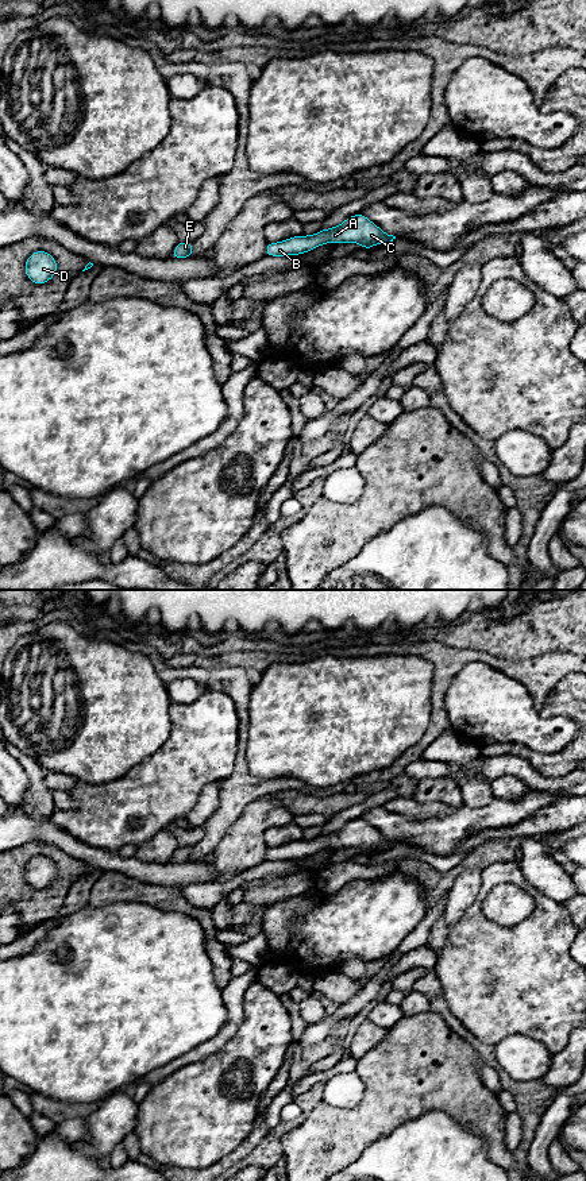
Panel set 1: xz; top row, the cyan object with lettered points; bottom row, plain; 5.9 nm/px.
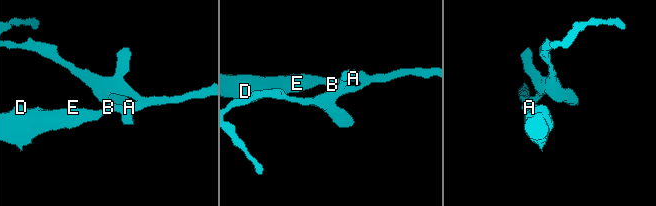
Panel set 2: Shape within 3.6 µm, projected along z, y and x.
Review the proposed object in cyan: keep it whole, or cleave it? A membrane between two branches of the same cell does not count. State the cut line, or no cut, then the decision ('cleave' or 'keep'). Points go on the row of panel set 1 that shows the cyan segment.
cut none; keep

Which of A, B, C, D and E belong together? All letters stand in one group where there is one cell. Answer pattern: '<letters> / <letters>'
A B C D E

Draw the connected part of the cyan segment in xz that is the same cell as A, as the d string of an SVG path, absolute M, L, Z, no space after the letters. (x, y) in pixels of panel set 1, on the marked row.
M362 213L346 219L342 224L321 229L313 235L298 235L282 242L267 243L266 256L288 256L309 252L325 243L358 243L363 250L370 250L379 243L390 243L396 236L383 232Z

